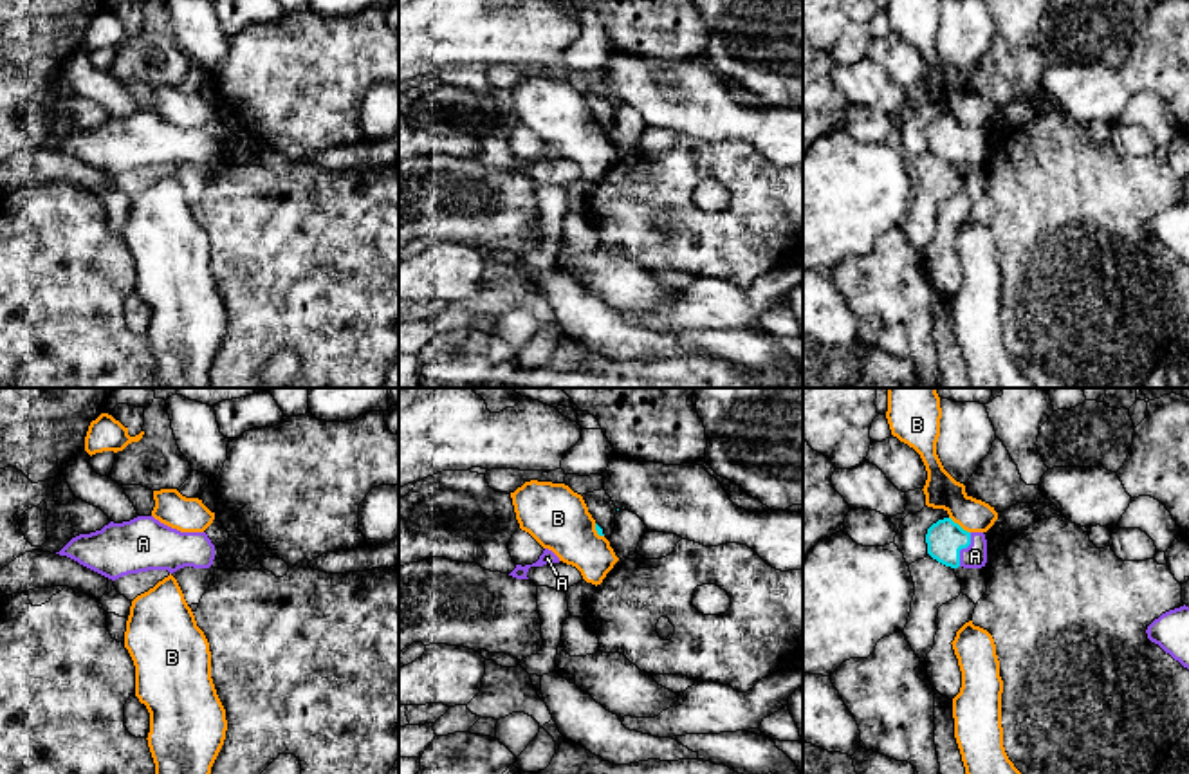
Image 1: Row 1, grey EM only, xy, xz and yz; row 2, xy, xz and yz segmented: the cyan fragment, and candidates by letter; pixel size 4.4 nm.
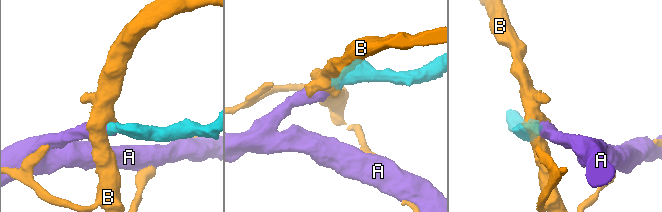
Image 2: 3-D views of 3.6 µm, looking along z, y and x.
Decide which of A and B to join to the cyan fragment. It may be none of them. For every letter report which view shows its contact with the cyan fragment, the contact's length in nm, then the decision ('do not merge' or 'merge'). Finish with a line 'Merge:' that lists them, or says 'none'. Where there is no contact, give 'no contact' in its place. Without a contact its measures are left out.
A: meets cyan in yz; contact 160 nm long; merge
B: meets cyan in yz; contact 120 nm long; do not merge
Merge: A

